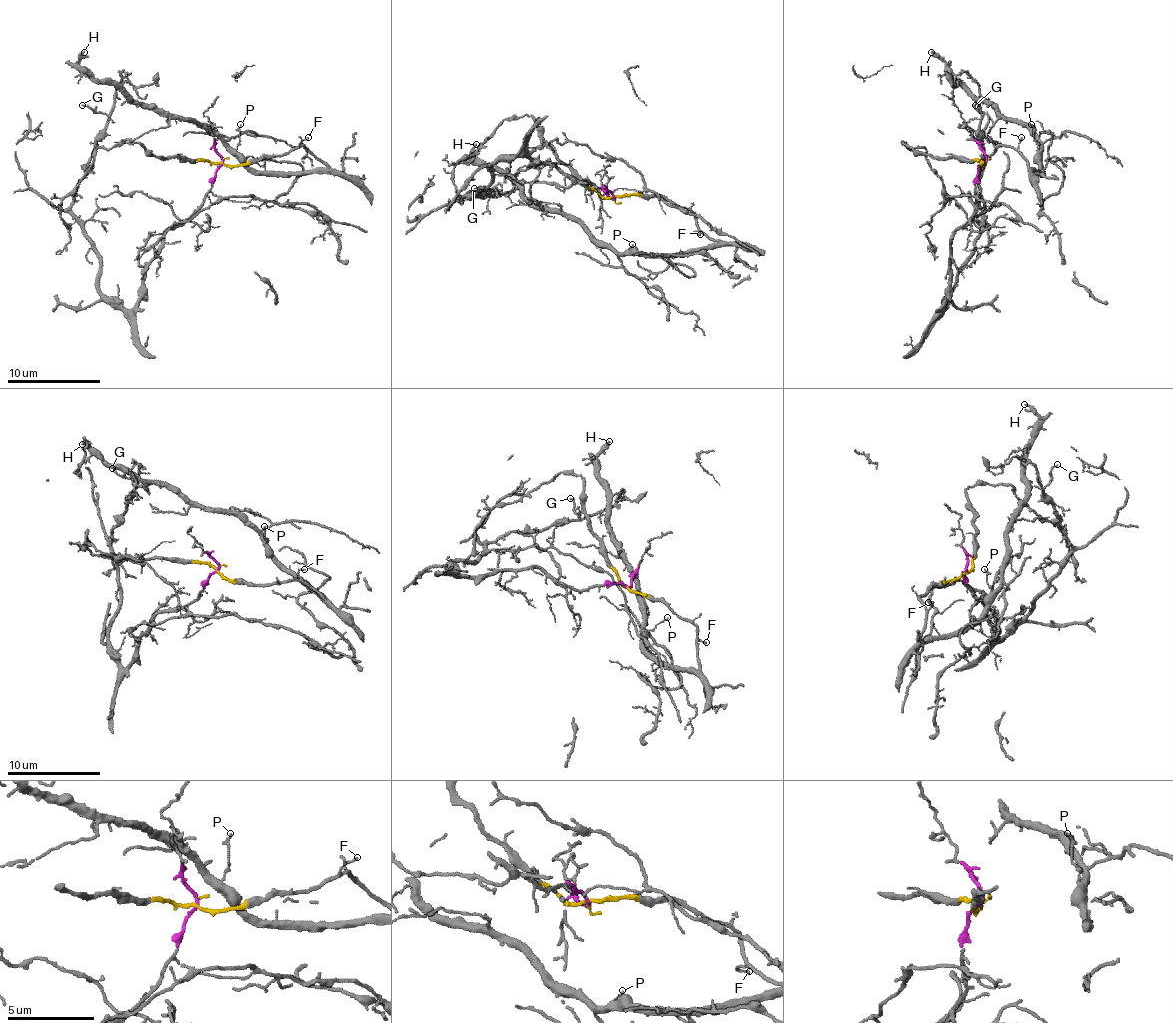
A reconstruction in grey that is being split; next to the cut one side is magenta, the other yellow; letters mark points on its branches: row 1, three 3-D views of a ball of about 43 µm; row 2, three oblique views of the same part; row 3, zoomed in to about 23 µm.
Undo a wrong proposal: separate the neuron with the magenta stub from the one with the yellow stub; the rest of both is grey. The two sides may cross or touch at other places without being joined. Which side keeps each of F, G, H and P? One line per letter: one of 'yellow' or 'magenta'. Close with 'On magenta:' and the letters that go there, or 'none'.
F: yellow
G: magenta
H: yellow
P: yellow
On magenta: G

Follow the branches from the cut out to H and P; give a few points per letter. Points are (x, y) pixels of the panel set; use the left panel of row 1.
H: (222, 161), (248, 166), (302, 145), (325, 166), (253, 173), (201, 126), (98, 82), (80, 63), (84, 51)
P: (222, 161), (248, 166), (302, 145), (325, 166), (309, 173), (255, 173), (236, 149), (241, 124)

